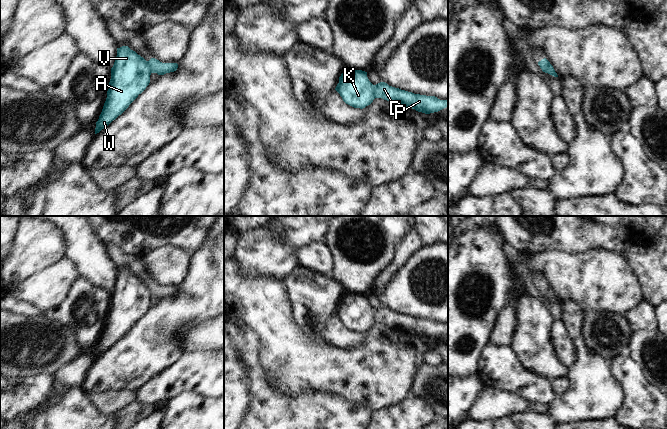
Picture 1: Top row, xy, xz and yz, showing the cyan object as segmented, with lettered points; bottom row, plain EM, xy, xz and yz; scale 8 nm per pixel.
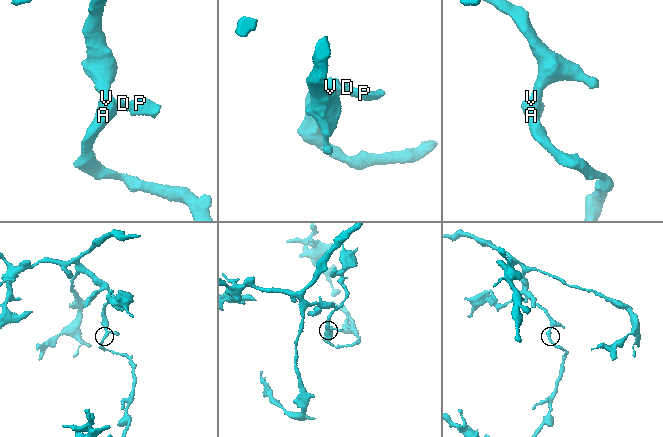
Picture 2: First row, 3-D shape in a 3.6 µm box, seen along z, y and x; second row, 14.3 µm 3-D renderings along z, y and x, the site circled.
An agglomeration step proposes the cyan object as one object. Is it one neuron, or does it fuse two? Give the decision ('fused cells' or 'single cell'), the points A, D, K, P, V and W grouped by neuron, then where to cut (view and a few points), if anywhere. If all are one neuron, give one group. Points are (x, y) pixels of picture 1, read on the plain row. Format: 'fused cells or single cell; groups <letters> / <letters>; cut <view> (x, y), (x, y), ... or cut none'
fused cells; groups A K V W / D P; cut xz (373, 309), (375, 321)

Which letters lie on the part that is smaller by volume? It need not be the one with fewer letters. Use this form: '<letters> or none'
D, P

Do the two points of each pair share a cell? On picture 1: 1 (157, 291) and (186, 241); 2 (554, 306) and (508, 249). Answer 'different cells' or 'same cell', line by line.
1: different cells
2: same cell

